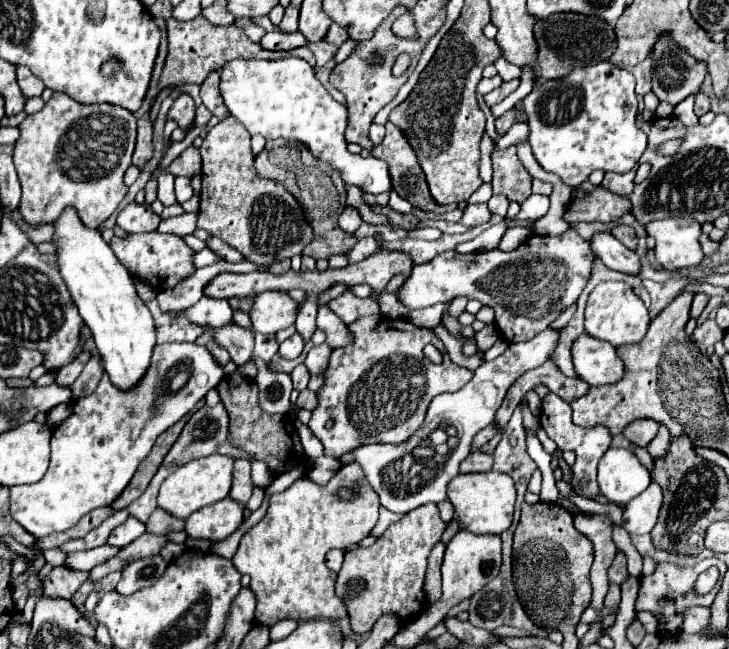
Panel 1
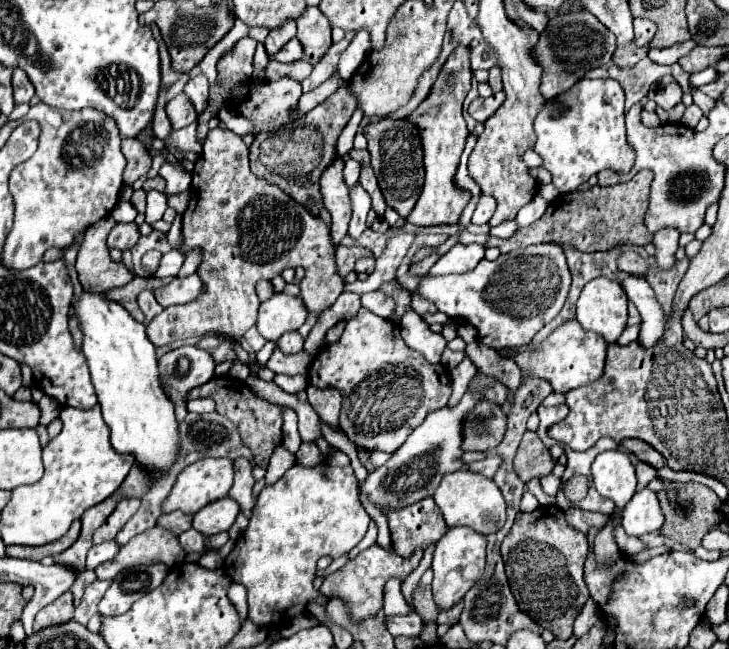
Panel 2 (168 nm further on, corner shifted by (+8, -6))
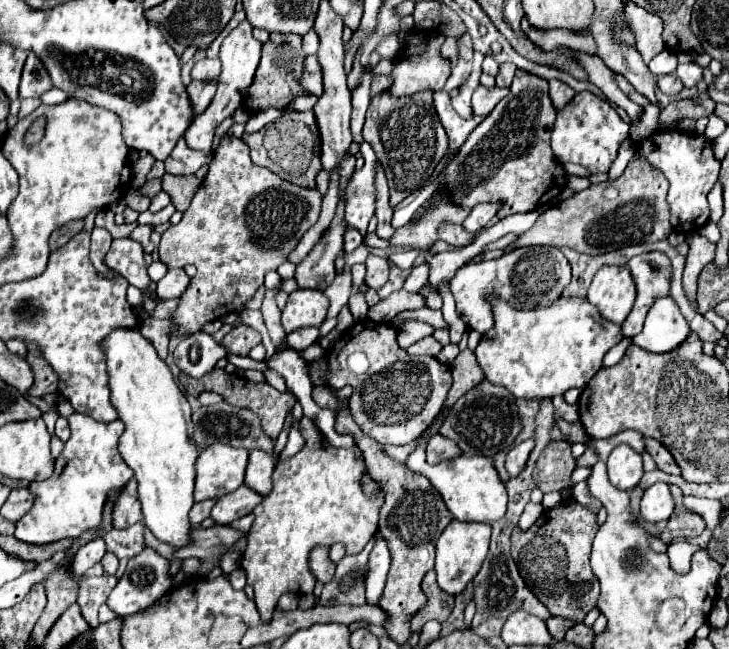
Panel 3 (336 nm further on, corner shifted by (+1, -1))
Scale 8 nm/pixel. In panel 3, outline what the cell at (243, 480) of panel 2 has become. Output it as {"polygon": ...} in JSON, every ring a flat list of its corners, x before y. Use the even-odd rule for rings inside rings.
{"polygon":[[251,451,247,471,245,471,245,485,257,491,259,495,269,495,271,493,271,473,273,473,275,461,269,453,265,451]]}

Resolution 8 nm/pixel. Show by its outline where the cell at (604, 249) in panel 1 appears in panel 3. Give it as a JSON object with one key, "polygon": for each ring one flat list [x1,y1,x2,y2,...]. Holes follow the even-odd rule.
{"polygon":[[657,297,647,313,645,327,633,337,633,344,645,351,665,353,675,349,689,335,689,325,683,319,677,303,671,297]]}

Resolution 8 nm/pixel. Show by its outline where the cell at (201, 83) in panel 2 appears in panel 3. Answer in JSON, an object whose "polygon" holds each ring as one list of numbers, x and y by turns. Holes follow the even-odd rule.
{"polygon":[[201,59,193,71,191,71,191,79,193,81,205,81,205,79,215,79,219,77,221,71,221,63,219,59]]}

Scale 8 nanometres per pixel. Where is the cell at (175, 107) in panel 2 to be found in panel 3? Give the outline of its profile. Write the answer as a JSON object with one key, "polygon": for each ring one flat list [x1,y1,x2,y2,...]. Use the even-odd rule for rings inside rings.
{"polygon":[[213,79,213,81,191,81,189,83,187,95,189,95,189,101,193,105,195,115,205,111,207,105,211,103,211,99,215,95,215,83,217,83,217,79]]}

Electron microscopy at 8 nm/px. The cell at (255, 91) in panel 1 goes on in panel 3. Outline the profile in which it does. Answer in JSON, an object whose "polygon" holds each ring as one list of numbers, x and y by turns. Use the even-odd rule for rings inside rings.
{"polygon":[[347,229,345,233,345,251,353,251,355,247,359,247,363,243,363,235,359,229]]}

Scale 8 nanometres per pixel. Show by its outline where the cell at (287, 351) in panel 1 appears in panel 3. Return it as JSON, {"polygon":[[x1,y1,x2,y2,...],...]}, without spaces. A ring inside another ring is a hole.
{"polygon":[[305,327,305,329,297,329,293,333,287,335,287,345,295,351,303,351,309,345,313,345,319,337,319,329,317,327]]}

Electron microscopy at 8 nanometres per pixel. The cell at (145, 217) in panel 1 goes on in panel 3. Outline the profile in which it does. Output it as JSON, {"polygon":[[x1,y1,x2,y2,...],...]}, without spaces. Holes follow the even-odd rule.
{"polygon":[[125,237,125,239,113,239,109,253,105,255,105,263,121,273,131,285,137,289,147,289,151,279,145,269,145,259,143,259,143,247,139,241]]}

